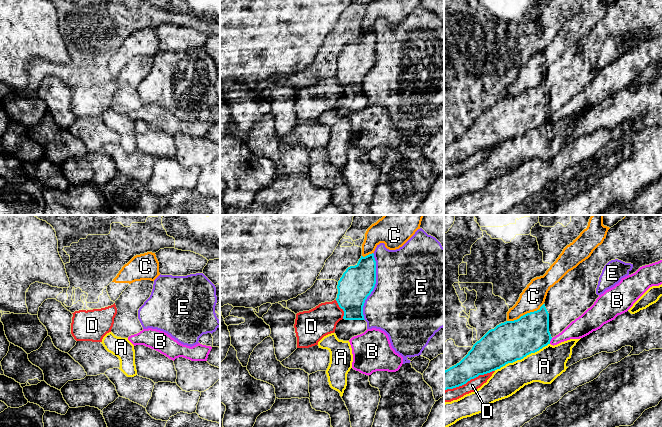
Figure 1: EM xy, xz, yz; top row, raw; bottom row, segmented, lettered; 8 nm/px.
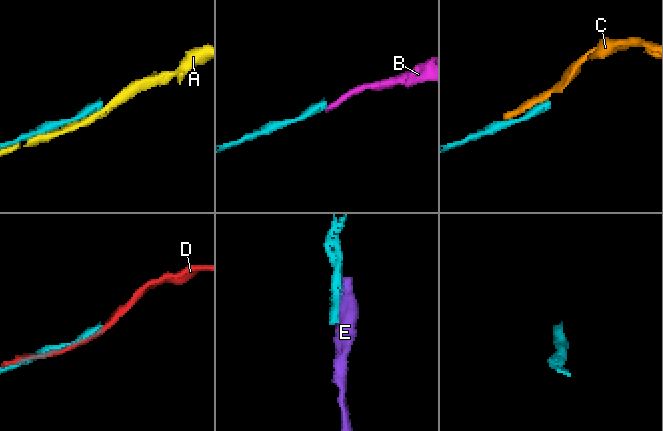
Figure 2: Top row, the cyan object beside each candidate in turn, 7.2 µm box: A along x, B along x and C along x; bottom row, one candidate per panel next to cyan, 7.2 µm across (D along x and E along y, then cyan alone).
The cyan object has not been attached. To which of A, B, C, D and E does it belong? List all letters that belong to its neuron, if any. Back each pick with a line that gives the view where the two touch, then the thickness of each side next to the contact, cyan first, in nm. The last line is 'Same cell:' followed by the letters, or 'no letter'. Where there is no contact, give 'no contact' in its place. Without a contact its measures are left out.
Same cell: no letter

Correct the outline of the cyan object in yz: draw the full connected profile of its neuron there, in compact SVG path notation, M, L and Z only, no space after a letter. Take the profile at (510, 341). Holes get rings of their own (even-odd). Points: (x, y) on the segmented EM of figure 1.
M627 215L611 227L603 243L591 256L550 288L539 310L527 313L517 320L506 321L489 330L459 363L445 370L444 391L462 386L479 375L521 360L550 344L553 337L594 304L599 297L596 288L602 270L609 261L615 259L633 265L629 275L642 266L662 260L662 215Z

